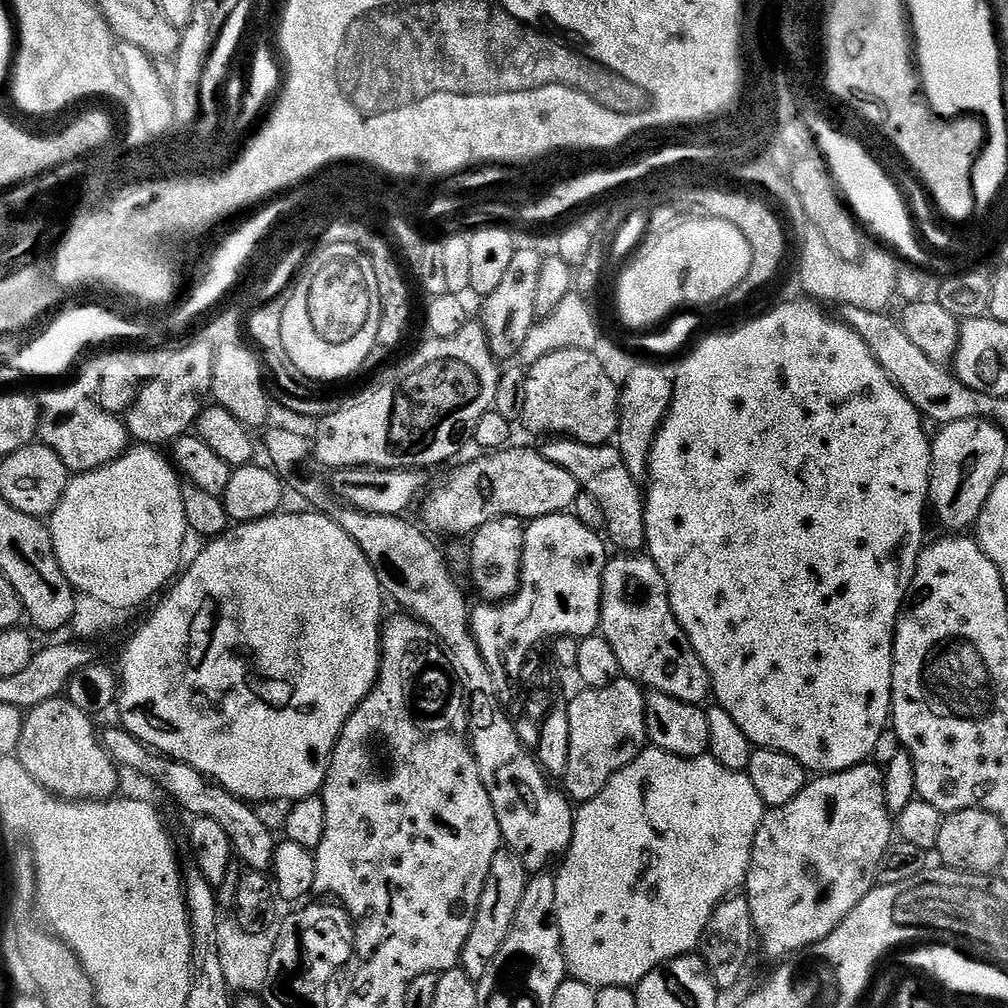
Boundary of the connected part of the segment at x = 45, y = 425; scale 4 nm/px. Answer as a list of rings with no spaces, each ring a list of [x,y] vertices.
[[[95,371],[84,372],[80,380],[65,388],[56,388],[38,400],[39,443],[54,450],[72,474],[98,470],[123,456],[130,447],[127,423],[117,413],[106,411],[95,397],[97,379]]]

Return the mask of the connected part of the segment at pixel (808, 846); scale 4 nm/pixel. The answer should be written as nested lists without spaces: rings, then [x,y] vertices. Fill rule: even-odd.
[[[872,762],[848,768],[845,772],[817,775],[809,779],[794,802],[767,809],[752,843],[746,881],[746,895],[759,947],[764,947],[768,956],[788,958],[791,952],[803,953],[827,938],[877,883],[878,864],[893,840],[894,816],[886,806],[884,774]]]

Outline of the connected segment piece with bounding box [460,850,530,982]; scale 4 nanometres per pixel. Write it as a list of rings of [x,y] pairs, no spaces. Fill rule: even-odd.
[[[510,851],[497,852],[494,862],[490,862],[490,874],[484,879],[482,898],[476,907],[476,921],[460,955],[462,971],[474,982],[479,982],[482,974],[486,974],[486,966],[490,966],[494,954],[502,950],[502,942],[506,942],[506,934],[510,934],[518,902],[522,902],[522,890],[526,890],[529,879],[530,873],[524,868],[524,863]]]

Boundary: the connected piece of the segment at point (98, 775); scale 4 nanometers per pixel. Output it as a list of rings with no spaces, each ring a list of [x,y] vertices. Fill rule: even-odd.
[[[66,698],[42,702],[42,706],[27,709],[22,738],[15,751],[24,767],[21,769],[47,792],[66,800],[107,800],[115,797],[121,773],[104,748],[92,720],[89,713],[78,710],[78,706]]]

